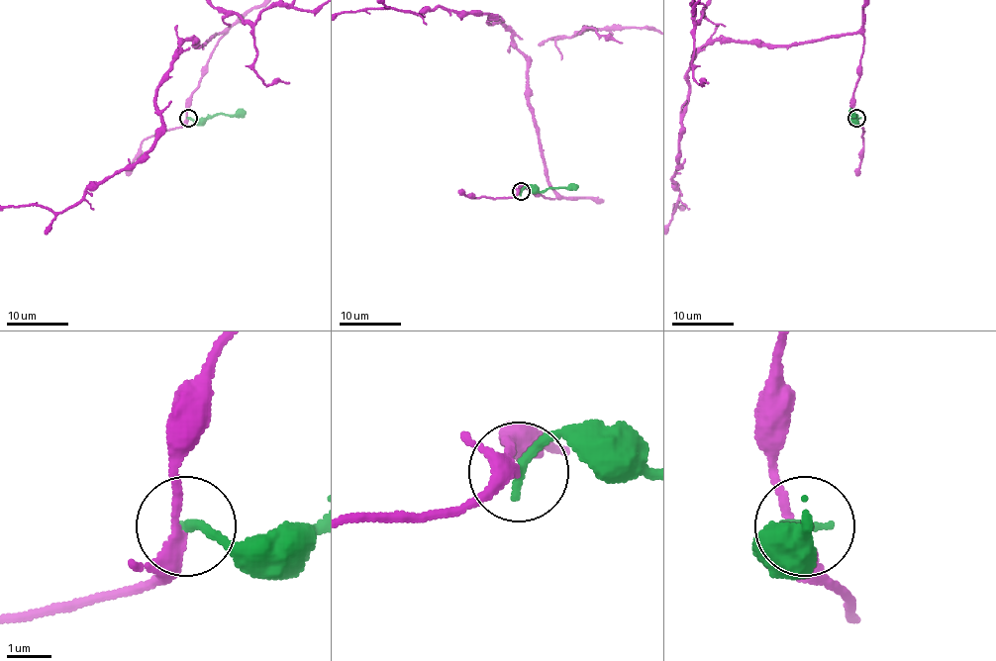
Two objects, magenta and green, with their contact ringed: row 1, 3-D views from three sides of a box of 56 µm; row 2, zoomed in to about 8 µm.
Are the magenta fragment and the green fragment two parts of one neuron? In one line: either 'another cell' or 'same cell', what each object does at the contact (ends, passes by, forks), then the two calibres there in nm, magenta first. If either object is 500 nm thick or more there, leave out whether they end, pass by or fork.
another cell | magenta forks | green ends | 240/240 nm

